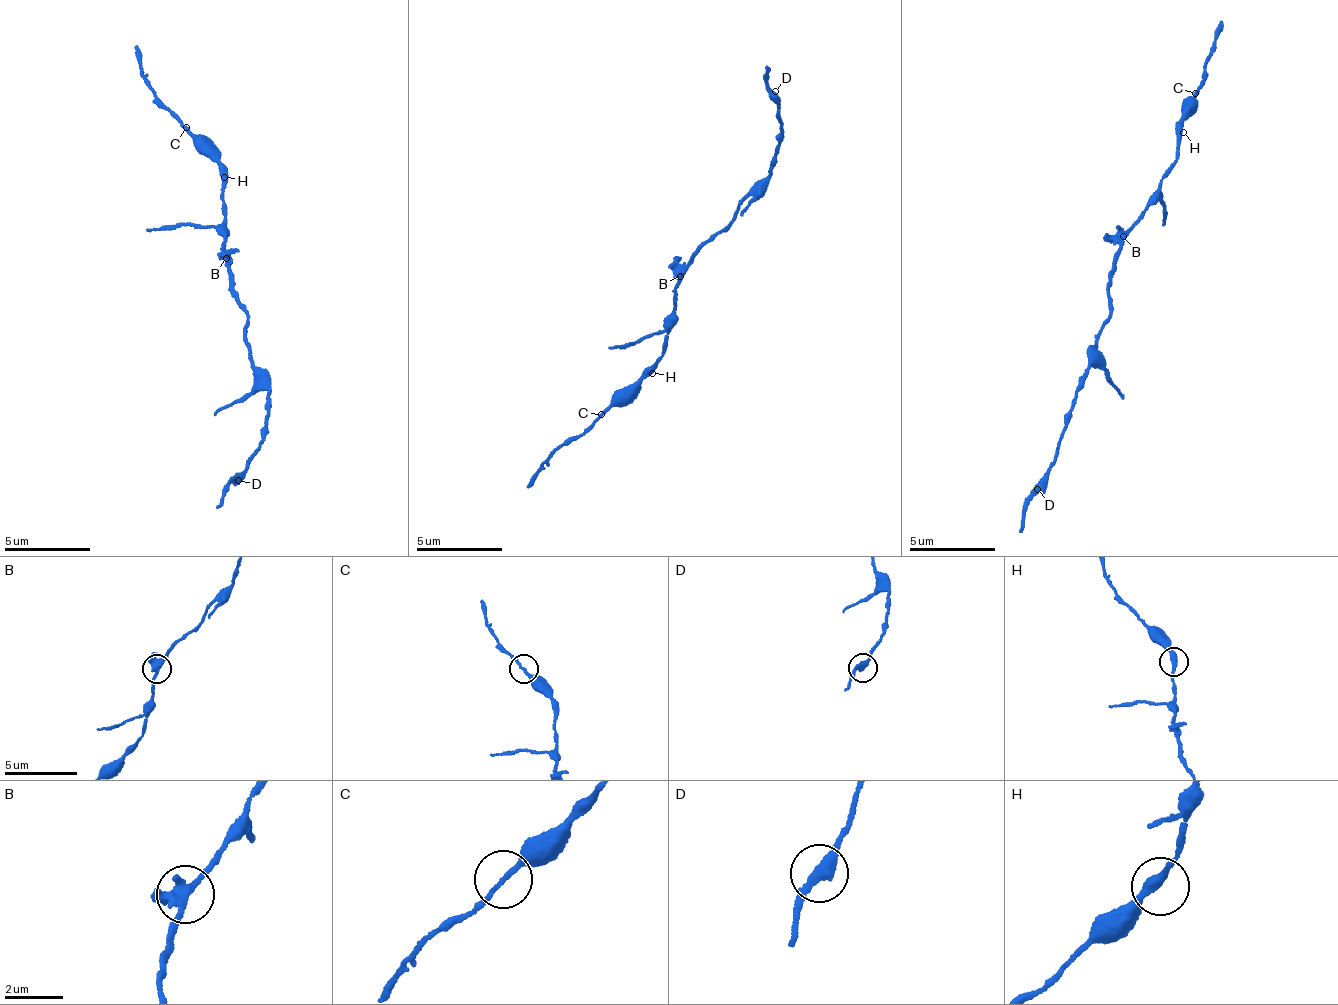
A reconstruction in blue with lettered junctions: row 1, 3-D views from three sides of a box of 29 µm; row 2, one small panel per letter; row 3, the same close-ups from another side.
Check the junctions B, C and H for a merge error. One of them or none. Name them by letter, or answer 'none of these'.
none of these

